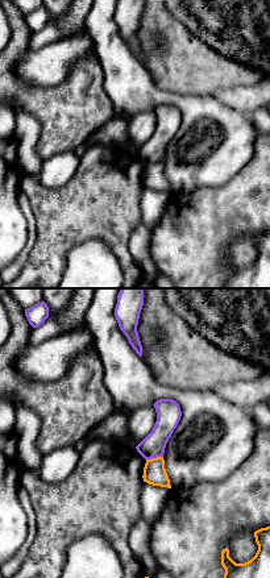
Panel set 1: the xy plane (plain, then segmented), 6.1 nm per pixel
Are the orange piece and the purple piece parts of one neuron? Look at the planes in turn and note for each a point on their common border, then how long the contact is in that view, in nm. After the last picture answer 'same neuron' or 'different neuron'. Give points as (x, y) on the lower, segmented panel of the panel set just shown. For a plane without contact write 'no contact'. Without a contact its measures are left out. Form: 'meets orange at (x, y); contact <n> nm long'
meets orange at (154, 458); contact 110 nm long

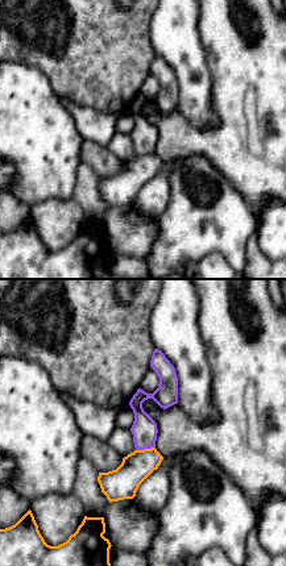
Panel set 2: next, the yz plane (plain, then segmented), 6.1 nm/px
meets orange at (145, 449); contact 120 nm long

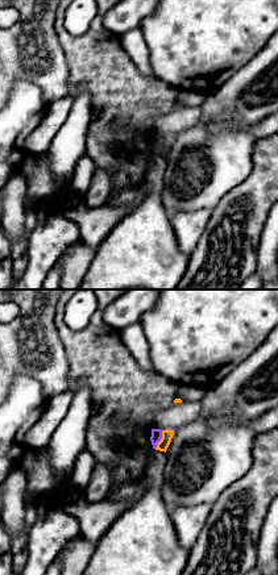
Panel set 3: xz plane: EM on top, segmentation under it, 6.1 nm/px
meets orange at (161, 440); contact 120 nm long

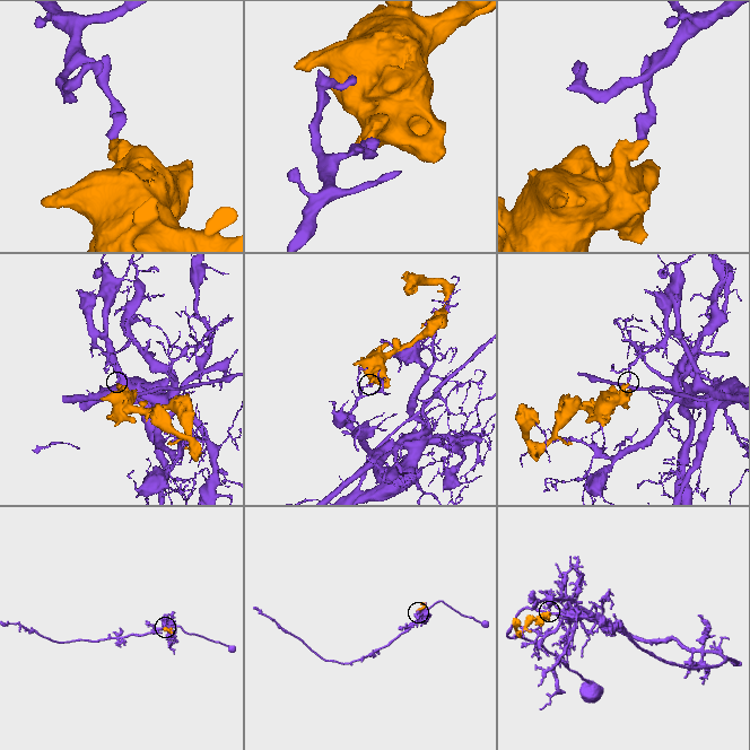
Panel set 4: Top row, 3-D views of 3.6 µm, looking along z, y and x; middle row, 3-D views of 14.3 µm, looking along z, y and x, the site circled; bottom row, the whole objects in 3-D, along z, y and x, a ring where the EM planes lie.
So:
different neuron

